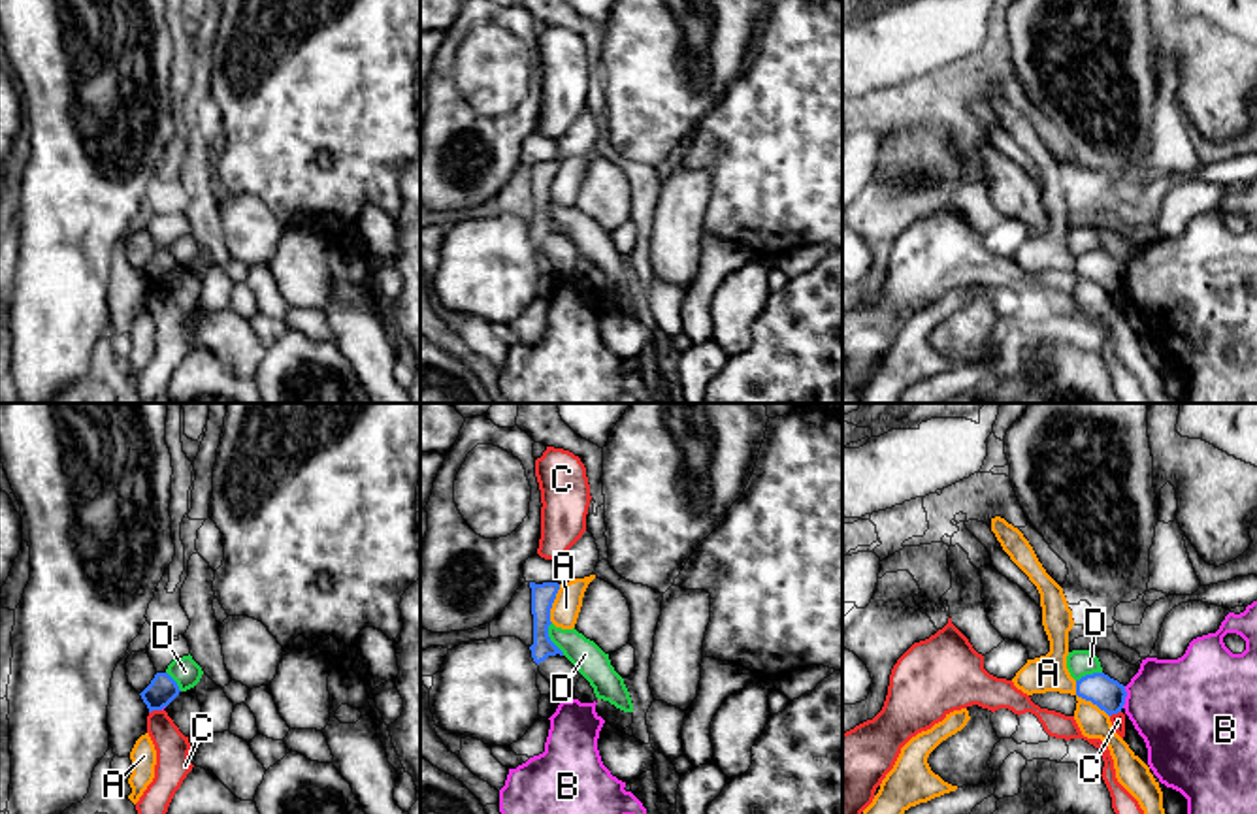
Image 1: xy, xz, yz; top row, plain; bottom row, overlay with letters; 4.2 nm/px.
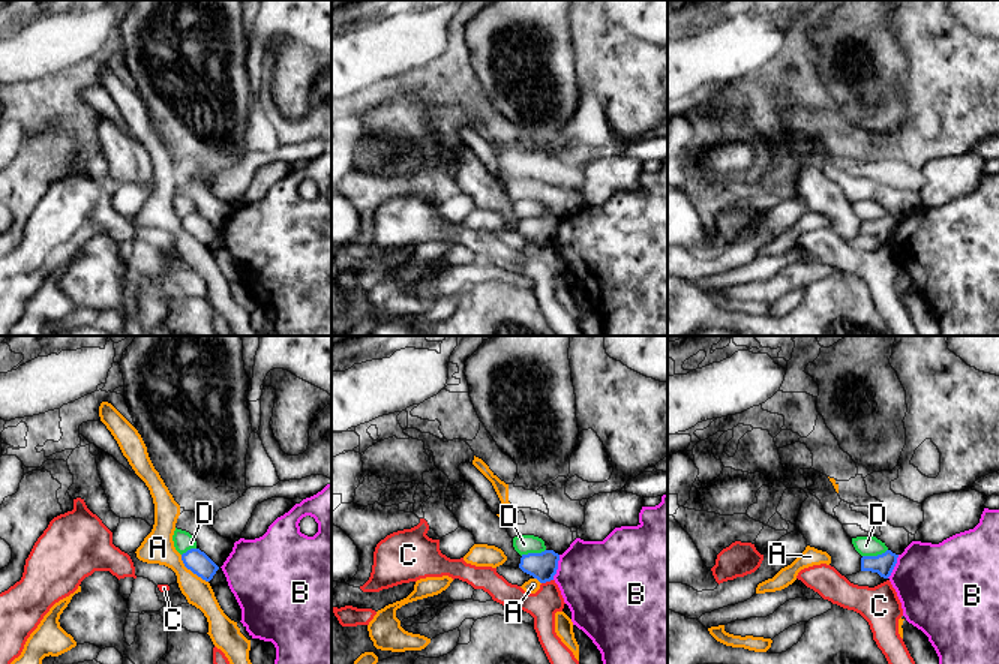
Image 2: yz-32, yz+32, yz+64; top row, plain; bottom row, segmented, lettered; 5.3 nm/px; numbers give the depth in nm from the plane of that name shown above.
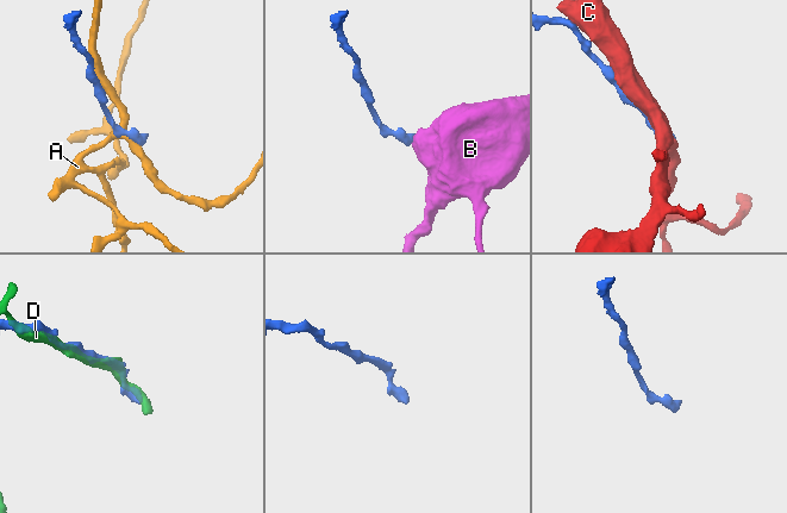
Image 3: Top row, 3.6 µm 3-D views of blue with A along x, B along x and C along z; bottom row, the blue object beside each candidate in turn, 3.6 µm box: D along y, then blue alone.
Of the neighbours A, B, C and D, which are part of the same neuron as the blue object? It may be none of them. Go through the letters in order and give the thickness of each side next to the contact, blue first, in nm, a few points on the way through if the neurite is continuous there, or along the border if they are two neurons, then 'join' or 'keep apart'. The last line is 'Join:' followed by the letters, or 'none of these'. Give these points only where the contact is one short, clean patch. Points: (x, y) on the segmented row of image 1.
A: 140/160 nm | along yz (1075, 681), (1075, 692), (1095, 703), (1109, 716) | keep apart
B: 140/420 nm | along yz (1126, 686), (1126, 703), (1122, 707) | keep apart
C: 120/150 nm | keep apart
D: 100/140 nm | keep apart
Join: none of these

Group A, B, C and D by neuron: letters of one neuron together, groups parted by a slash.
A / B / C / D

